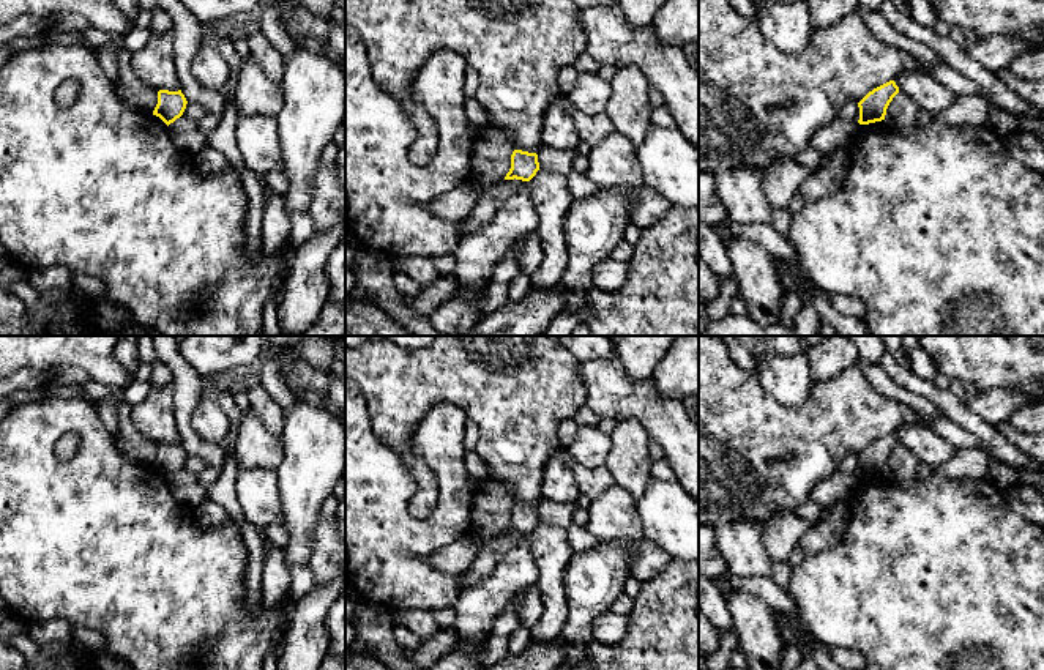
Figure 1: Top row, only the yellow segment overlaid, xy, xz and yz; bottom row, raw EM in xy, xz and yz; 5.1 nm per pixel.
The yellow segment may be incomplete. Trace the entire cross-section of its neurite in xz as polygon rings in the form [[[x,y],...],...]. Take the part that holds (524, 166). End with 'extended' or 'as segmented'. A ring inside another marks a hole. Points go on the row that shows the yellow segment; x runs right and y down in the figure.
[[[514,150],[511,154],[511,169],[505,180],[530,181],[539,170],[538,154],[522,150]]]; as segmented

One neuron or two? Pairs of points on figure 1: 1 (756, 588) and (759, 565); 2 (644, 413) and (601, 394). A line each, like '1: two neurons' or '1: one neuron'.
1: two neurons
2: one neuron

